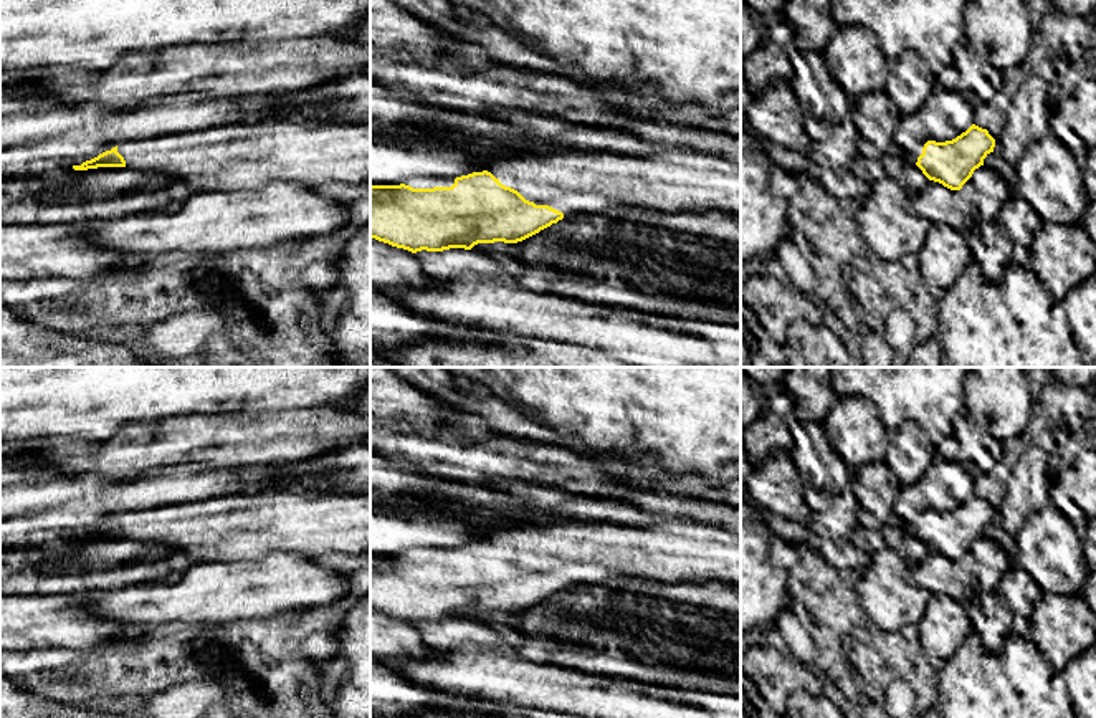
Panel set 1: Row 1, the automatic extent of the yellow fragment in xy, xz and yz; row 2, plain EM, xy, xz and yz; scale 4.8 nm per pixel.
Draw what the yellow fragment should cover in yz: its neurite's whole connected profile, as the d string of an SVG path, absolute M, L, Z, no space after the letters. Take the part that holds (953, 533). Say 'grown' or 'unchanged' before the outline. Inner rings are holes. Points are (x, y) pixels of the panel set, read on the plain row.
grown; M972 495L952 511L914 513L904 529L917 536L922 544L951 561L960 561L984 529L994 523L995 510L987 500Z

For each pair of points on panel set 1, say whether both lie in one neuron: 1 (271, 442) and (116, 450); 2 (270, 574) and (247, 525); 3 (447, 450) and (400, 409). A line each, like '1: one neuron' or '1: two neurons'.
1: one neuron
2: two neurons
3: two neurons

